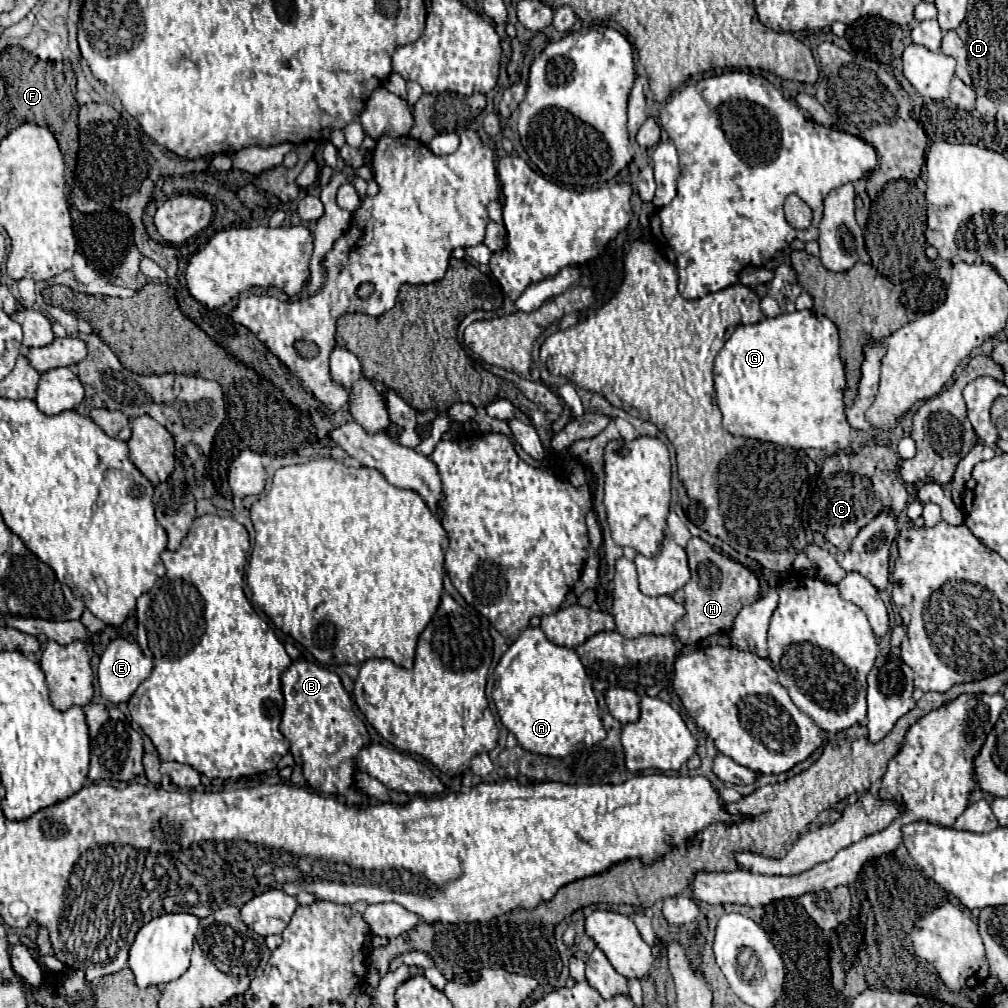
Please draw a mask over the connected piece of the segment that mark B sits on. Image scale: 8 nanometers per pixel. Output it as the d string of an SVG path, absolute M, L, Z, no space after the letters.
M296 660L282 674L282 692L286 704L280 732L290 740L290 754L302 768L308 786L318 794L336 796L338 792L340 798L346 796L356 782L356 756L370 744L370 736L364 722L354 714L352 700L338 674L324 666Z

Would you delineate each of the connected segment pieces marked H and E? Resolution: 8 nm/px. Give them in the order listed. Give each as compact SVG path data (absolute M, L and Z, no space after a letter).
M692 538L688 542L686 554L692 578L684 588L676 590L672 598L676 602L682 602L682 606L686 608L686 614L676 622L676 638L682 644L694 644L702 638L708 638L710 634L728 632L740 608L752 604L758 598L760 584L748 568L714 552L712 546L700 538Z
M114 638L100 656L98 664L102 698L112 704L128 702L138 684L150 676L152 668L152 660L144 656L136 642Z

